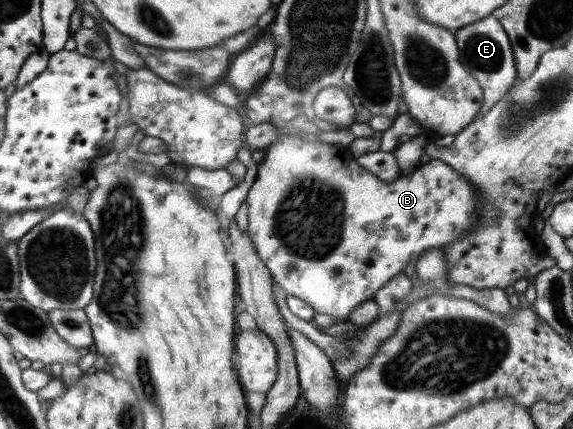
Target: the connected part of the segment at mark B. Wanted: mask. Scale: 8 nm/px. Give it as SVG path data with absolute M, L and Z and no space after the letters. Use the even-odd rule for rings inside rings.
M284 136L280 141L276 141L276 143L272 143L267 148L263 149L264 157L262 162L257 165L257 176L256 179L253 181L253 184L250 186L249 192L247 193L247 198L245 199L247 206L248 206L248 233L247 235L250 237L250 240L253 241L254 248L256 249L256 253L261 261L264 263L265 267L268 269L272 279L276 282L282 289L283 292L287 296L292 296L296 299L302 299L302 302L308 303L312 309L314 309L315 313L318 314L326 314L332 315L332 317L346 317L346 322L348 322L347 317L350 316L350 313L356 309L356 307L360 306L360 303L364 303L366 301L370 301L374 299L374 294L385 285L385 283L390 282L390 279L393 279L398 273L402 273L404 269L408 266L411 262L417 262L420 258L420 255L424 251L427 251L431 248L438 248L443 249L446 245L450 245L452 243L456 243L456 240L462 240L462 237L466 237L466 235L470 235L472 230L477 228L479 224L479 219L481 215L479 215L479 207L481 206L481 201L479 201L479 191L473 186L473 183L470 183L463 175L460 175L457 171L454 171L454 168L450 167L447 163L444 163L441 159L431 159L426 164L421 164L414 173L410 175L401 175L398 179L391 181L390 183L386 183L381 179L378 179L377 175L372 175L369 171L366 171L366 168L358 165L358 162L355 160L355 157L350 154L349 147L344 145L334 145L324 142L313 142L313 141L306 141L296 136ZM374 223L378 223L380 227L382 227L379 231L370 232L366 227L368 225L374 225Z

